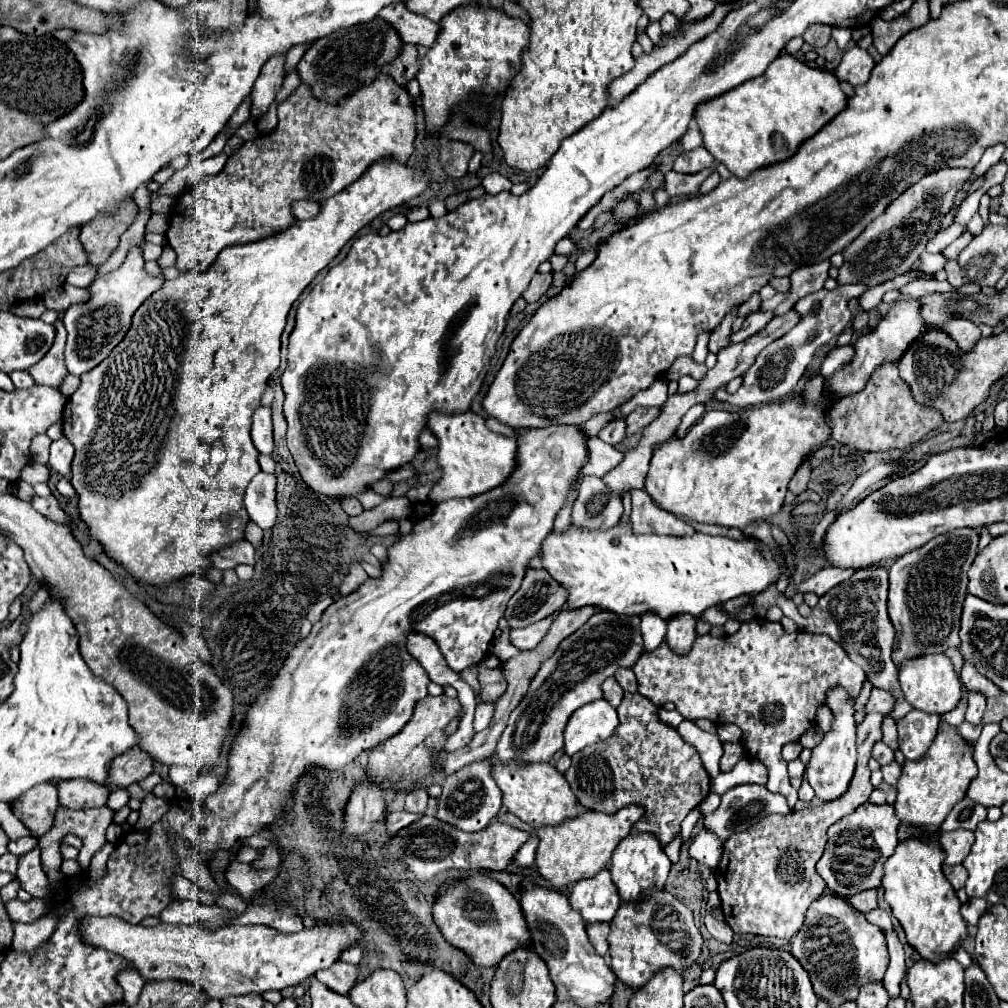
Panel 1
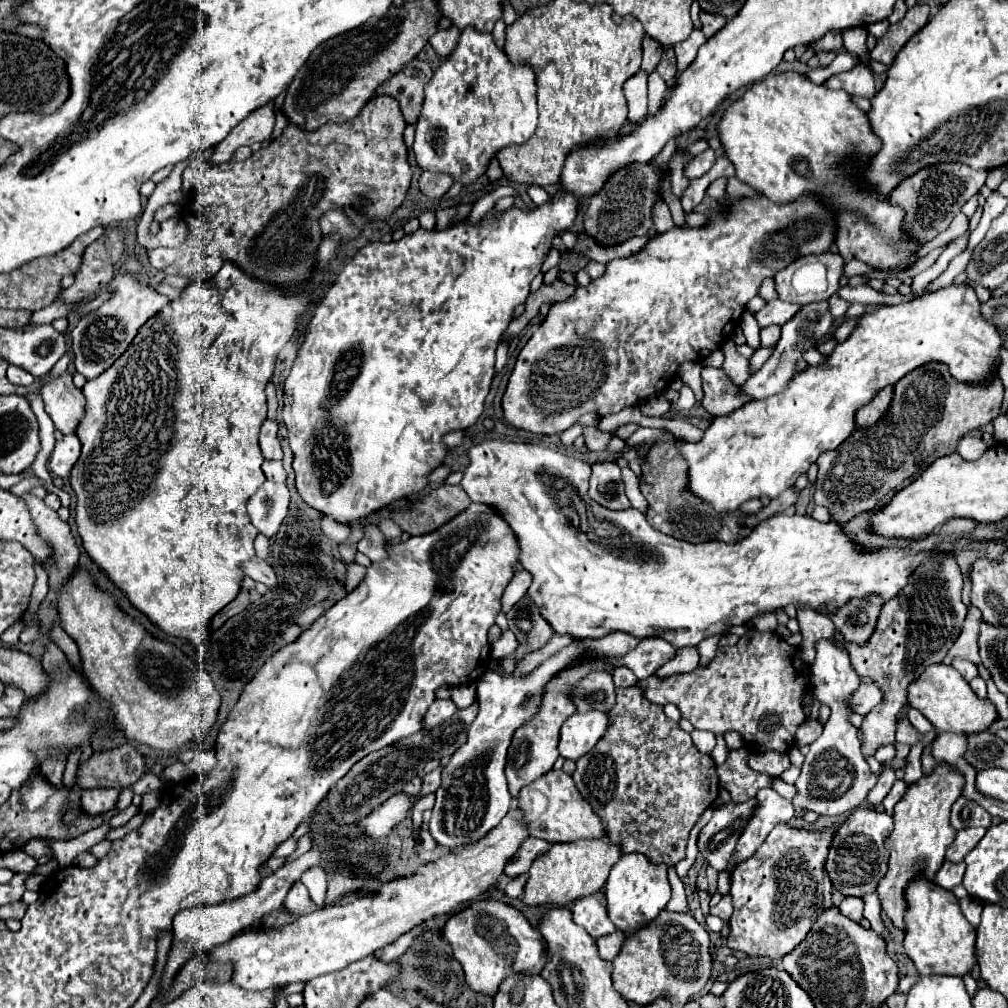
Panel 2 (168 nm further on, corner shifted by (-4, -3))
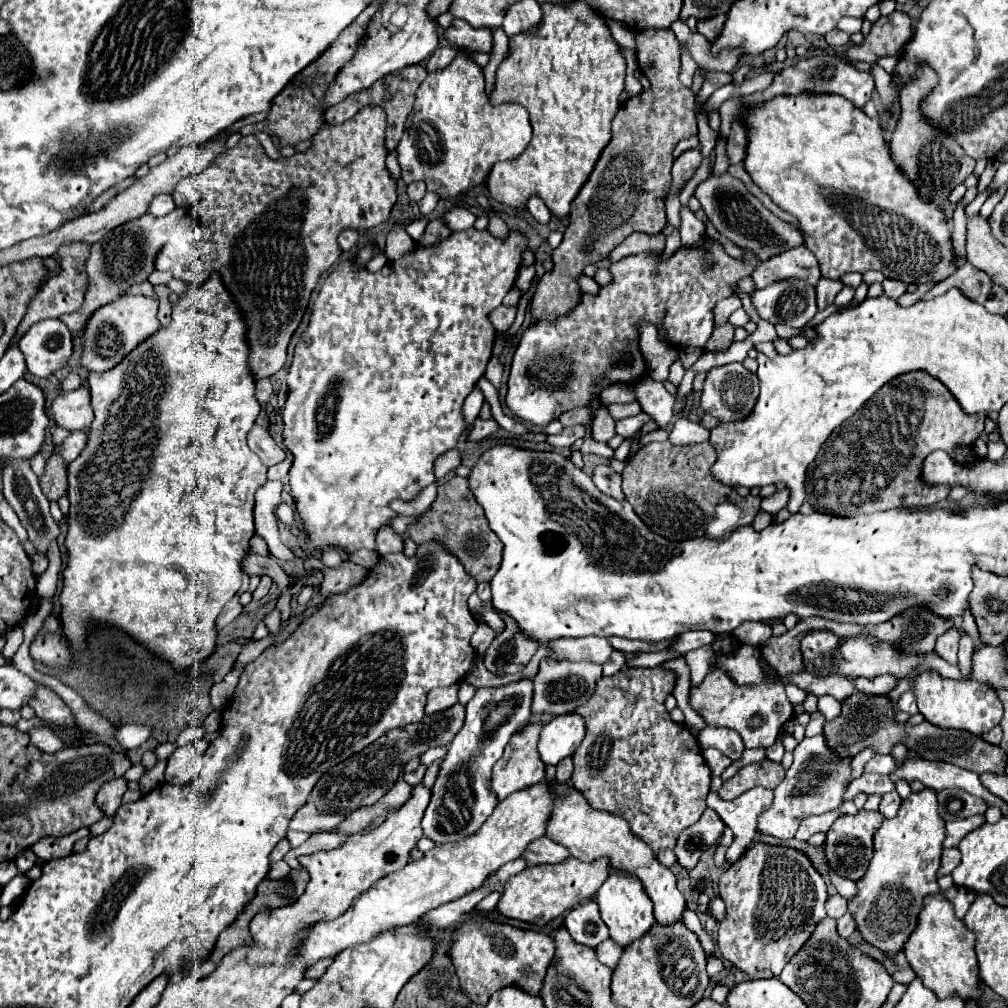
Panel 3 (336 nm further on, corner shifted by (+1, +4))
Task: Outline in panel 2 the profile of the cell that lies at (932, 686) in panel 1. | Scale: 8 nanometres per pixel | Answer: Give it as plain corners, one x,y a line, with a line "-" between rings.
931,665
909,687
909,705
927,717
939,733
981,733
999,719
995,705
973,693
969,683
951,665

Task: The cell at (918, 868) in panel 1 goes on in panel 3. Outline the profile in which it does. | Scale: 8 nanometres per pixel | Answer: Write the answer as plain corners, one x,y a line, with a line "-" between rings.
932,894
924,898
924,906
916,920
916,928
910,934
910,940
904,946
904,954
912,970
926,984
926,988
934,990
936,996
962,996
978,998
978,962
974,954
974,932
966,928
966,924
954,916
952,904
944,894

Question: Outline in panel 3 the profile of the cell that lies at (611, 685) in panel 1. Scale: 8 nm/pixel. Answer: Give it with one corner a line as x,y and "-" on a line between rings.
542,660
540,670
534,678
534,714
550,712
554,716
572,712
574,708
586,704
594,690
598,680
602,678
602,666
592,664
592,662
556,662
556,660

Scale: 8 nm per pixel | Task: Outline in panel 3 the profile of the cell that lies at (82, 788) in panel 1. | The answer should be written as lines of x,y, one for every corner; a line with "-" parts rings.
116,778
116,780
110,780
106,782
98,794
96,794
96,804
108,814
108,816
114,816
118,806
120,806
120,798
122,794
126,792
126,780
124,778

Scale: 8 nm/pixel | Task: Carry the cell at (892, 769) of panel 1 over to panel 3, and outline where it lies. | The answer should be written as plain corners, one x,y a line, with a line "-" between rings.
892,790
892,792
888,792
888,794
882,794
880,812
882,812
886,818
892,818
892,816
896,816
896,812
898,812
898,808
900,808
900,802
902,802
902,798
898,796
896,790

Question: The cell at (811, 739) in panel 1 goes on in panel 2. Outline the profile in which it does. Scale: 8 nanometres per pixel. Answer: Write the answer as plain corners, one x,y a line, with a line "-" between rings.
807,719
805,723
799,725
799,731
797,731
797,735
795,735
795,745
801,747
801,745
813,743
821,731
823,731
823,725
821,725
819,721

